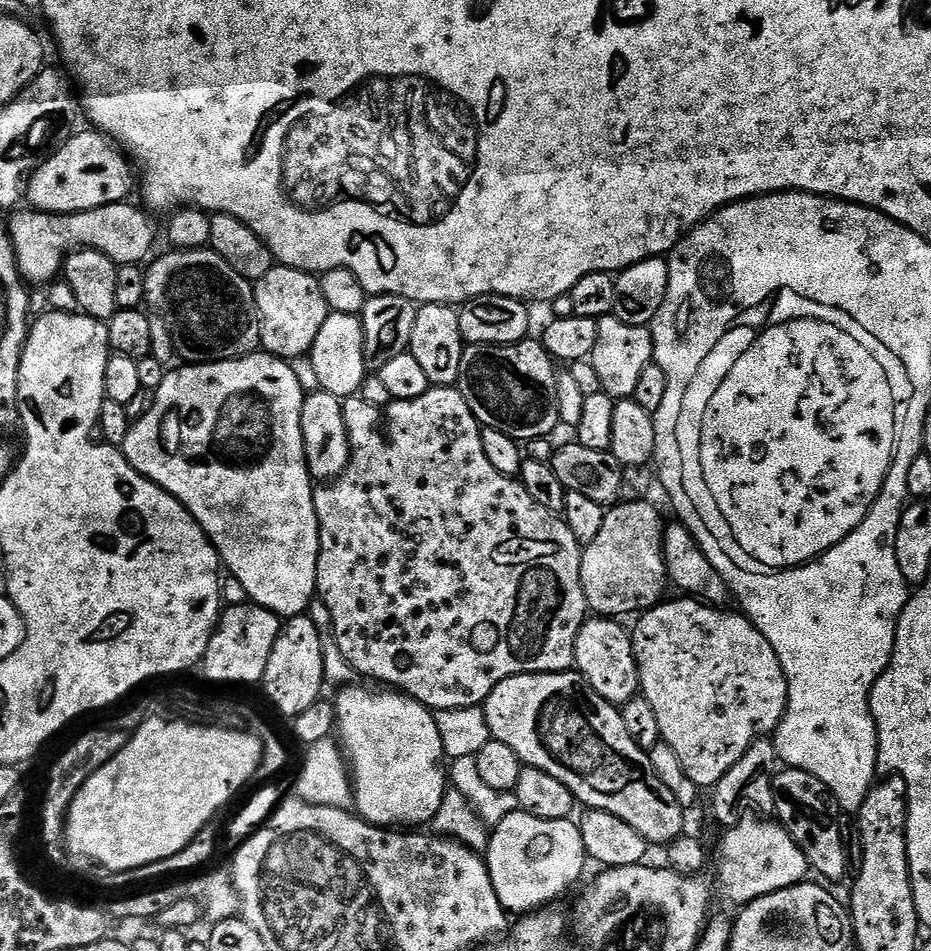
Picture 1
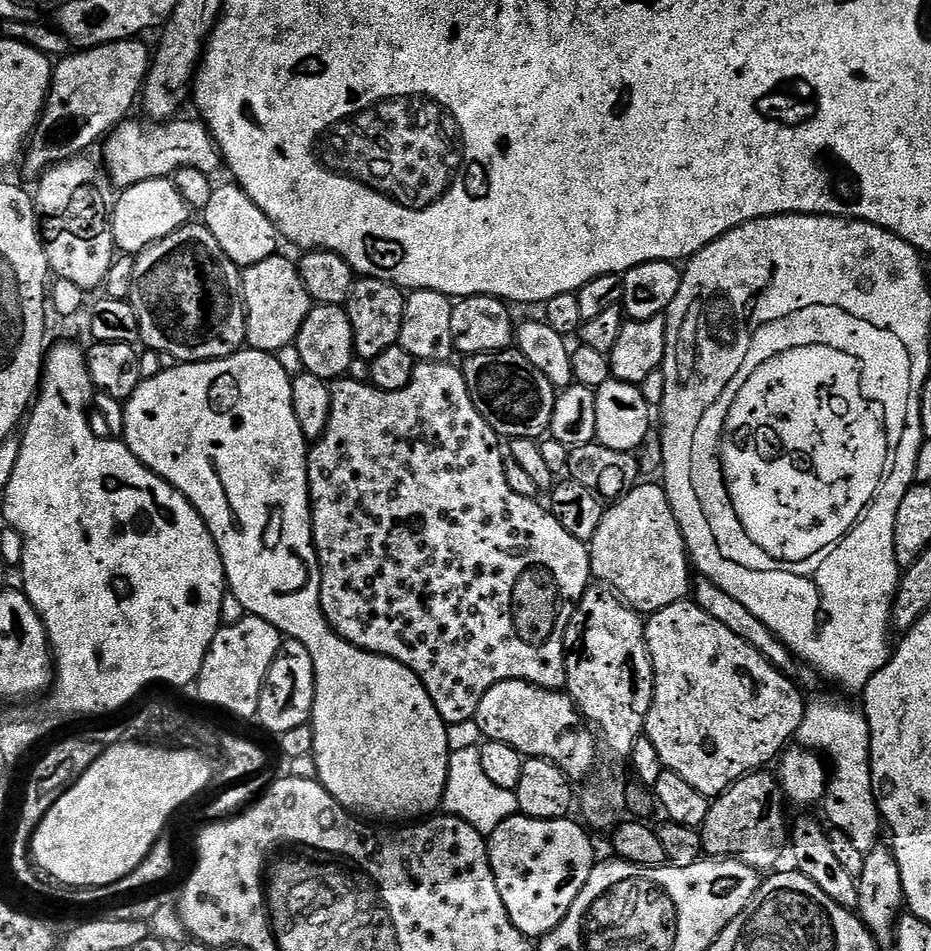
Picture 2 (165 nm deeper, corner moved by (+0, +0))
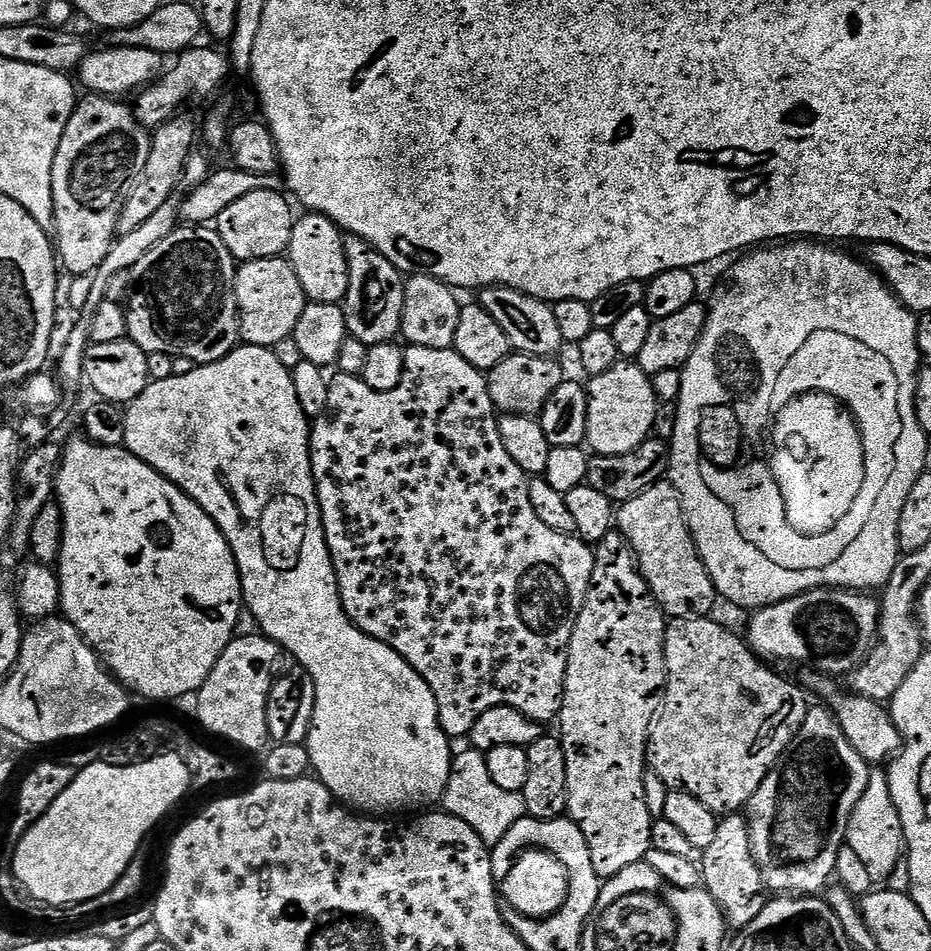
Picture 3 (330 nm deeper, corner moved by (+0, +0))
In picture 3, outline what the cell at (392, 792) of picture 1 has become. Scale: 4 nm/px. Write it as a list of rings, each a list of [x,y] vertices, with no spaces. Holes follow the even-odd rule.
[[[241,343],[230,355],[218,362],[189,367],[189,372],[181,371],[165,380],[152,380],[148,388],[144,389],[135,401],[127,405],[124,414],[126,438],[123,447],[136,455],[142,462],[149,464],[156,472],[161,472],[171,484],[177,484],[199,508],[206,510],[208,517],[222,530],[222,534],[234,554],[242,582],[245,609],[256,616],[260,632],[282,645],[293,661],[303,671],[310,674],[310,678],[314,682],[316,701],[312,715],[312,728],[308,731],[306,747],[312,763],[311,771],[315,773],[320,783],[325,784],[332,791],[332,795],[340,801],[341,805],[360,814],[367,814],[373,818],[388,818],[393,815],[391,812],[416,814],[421,810],[431,809],[443,801],[446,782],[450,778],[452,769],[453,756],[450,752],[450,740],[448,735],[440,729],[438,706],[427,682],[393,648],[355,628],[342,606],[337,574],[334,570],[333,560],[330,558],[324,528],[321,526],[316,483],[312,477],[312,455],[308,449],[310,417],[304,413],[302,406],[298,406],[298,394],[294,390],[289,365],[284,365],[275,356],[276,354],[270,348],[259,348],[253,344]]]

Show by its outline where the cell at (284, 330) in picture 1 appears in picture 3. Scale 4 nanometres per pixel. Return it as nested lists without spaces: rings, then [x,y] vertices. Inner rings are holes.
[[[284,258],[271,260],[249,260],[241,263],[236,269],[236,297],[240,311],[240,338],[245,344],[253,344],[259,348],[275,349],[276,344],[287,341],[292,331],[298,326],[298,318],[302,318],[302,310],[306,297],[302,290],[302,282],[298,282],[298,274],[294,274],[291,264]]]

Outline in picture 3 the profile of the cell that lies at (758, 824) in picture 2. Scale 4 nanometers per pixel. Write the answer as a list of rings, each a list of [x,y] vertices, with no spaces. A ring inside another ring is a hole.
[[[733,814],[721,819],[718,834],[714,834],[710,846],[703,849],[699,865],[702,886],[712,895],[714,902],[718,902],[729,929],[739,930],[750,926],[750,922],[762,914],[766,903],[764,879],[752,857],[750,830],[743,815]]]

